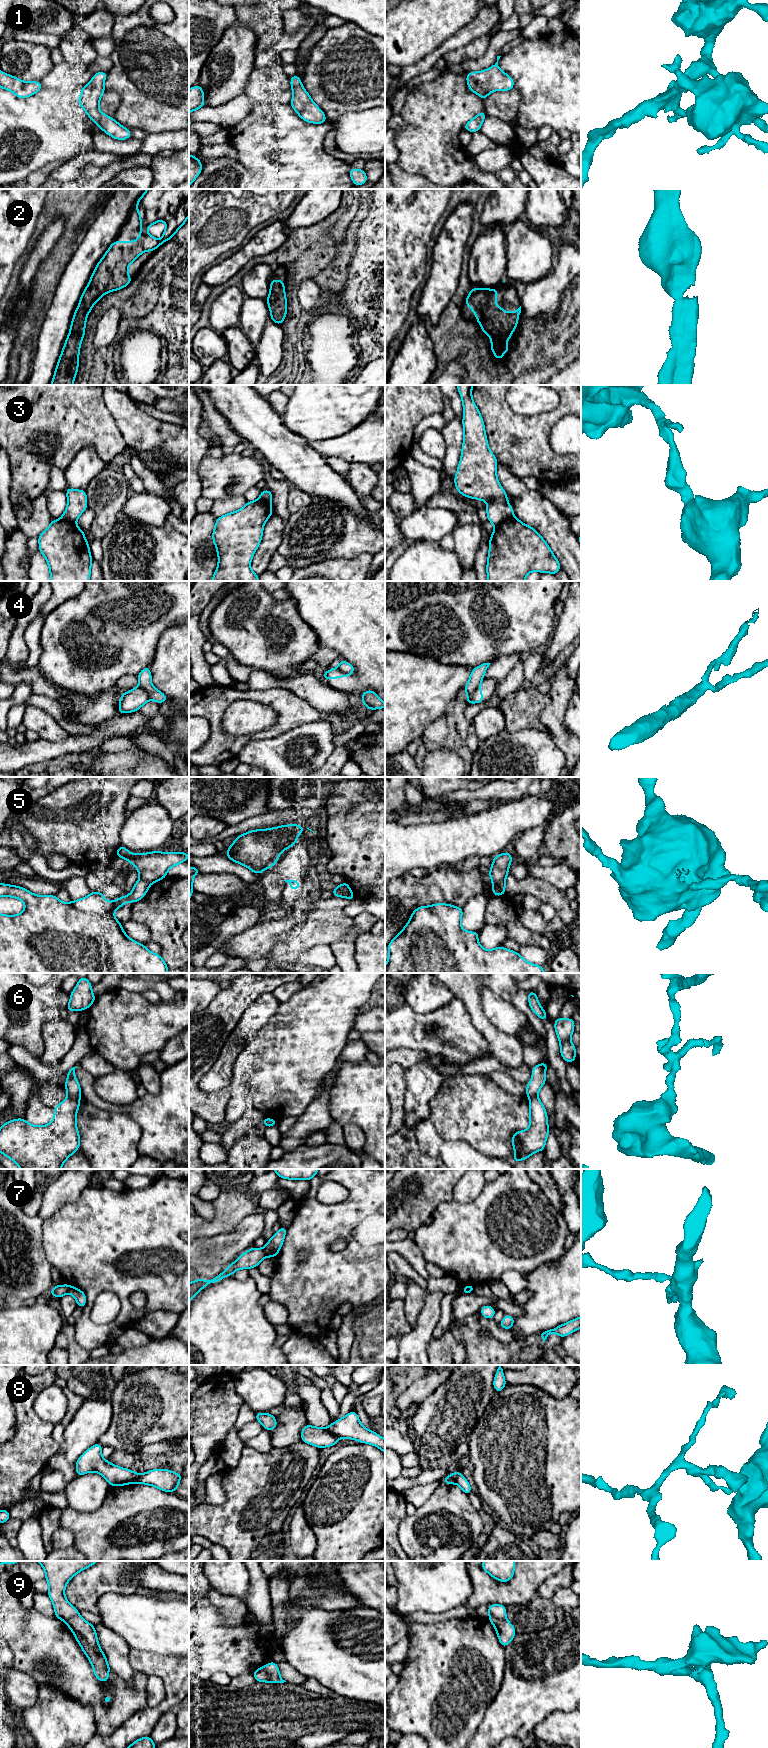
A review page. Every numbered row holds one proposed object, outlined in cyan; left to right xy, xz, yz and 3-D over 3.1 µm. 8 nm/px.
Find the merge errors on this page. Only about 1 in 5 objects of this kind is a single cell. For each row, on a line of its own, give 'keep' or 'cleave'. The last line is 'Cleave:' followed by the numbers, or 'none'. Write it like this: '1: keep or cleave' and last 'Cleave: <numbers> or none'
1: keep
2: keep
3: cleave
4: cleave
5: cleave
6: cleave
7: cleave
8: cleave
9: cleave
Cleave: 3, 4, 5, 6, 7, 8, 9

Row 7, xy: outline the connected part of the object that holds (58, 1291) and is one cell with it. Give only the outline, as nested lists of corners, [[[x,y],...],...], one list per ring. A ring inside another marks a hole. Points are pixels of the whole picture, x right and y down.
[[[68,1283],[66,1285],[55,1285],[53,1289],[50,1291],[49,1295],[55,1296],[56,1298],[60,1299],[62,1296],[69,1293],[71,1285]]]

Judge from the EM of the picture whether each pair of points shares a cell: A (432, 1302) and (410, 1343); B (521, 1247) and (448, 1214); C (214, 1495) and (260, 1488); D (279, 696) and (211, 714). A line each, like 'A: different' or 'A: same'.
A: same
B: same
C: different
D: same

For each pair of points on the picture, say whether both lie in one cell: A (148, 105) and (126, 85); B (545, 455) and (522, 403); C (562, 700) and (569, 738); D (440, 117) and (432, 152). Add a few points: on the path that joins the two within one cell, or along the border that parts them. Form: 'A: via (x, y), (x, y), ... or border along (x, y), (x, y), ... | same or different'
A: via (143, 100), (131, 88) | same
B: border along (507, 402), (517, 414), (536, 415), (550, 411) | different
C: via (559, 709), (560, 729) | same
D: via (433, 126), (432, 143) | same

